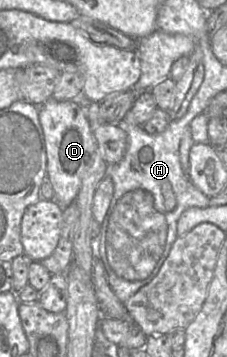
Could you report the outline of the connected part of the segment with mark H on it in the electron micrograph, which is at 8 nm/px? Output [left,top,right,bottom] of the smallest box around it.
[91,103,210,304]

